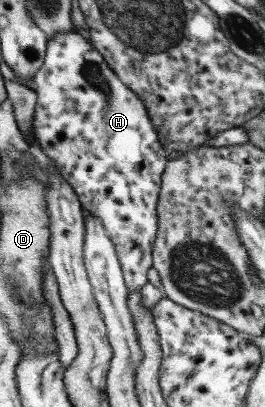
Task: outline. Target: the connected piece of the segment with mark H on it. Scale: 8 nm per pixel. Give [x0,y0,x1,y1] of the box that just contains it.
[33,31,169,291]

